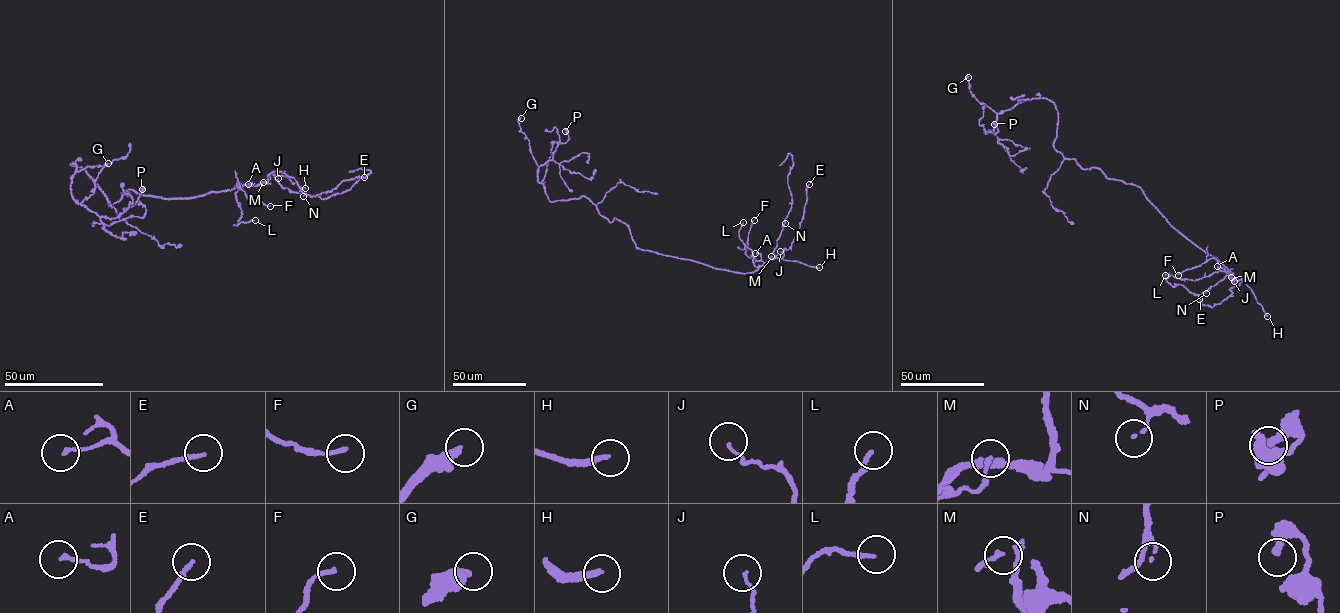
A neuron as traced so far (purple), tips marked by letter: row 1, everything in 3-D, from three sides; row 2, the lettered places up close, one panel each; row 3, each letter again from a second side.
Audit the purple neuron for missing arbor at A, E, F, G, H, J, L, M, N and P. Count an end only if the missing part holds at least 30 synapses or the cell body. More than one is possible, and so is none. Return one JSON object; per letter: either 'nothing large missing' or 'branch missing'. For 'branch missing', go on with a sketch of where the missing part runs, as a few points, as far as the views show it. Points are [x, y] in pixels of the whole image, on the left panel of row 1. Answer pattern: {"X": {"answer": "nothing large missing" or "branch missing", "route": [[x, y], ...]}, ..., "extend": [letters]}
{"A": {"answer": "nothing large missing"}, "E": {"answer": "nothing large missing"}, "F": {"answer": "nothing large missing"}, "G": {"answer": "nothing large missing"}, "H": {"answer": "branch missing", "route": [[305, 188], [325, 185], [340, 164], [377, 135], [410, 96]]}, "J": {"answer": "nothing large missing"}, "L": {"answer": "nothing large missing"}, "M": {"answer": "nothing large missing"}, "N": {"answer": "nothing large missing"}, "P": {"answer": "nothing large missing"}, "extend": ["H"]}

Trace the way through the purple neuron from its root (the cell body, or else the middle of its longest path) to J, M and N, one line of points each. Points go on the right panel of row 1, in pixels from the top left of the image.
J: (1144, 192), (1170, 225), (1220, 261), (1235, 280), (1243, 279), (1236, 287), (1234, 281)
M: (1144, 192), (1170, 225), (1221, 262), (1231, 272), (1231, 277)
N: (1144, 192), (1170, 225), (1221, 262), (1231, 272), (1232, 280), (1233, 274), (1210, 287), (1206, 293)

